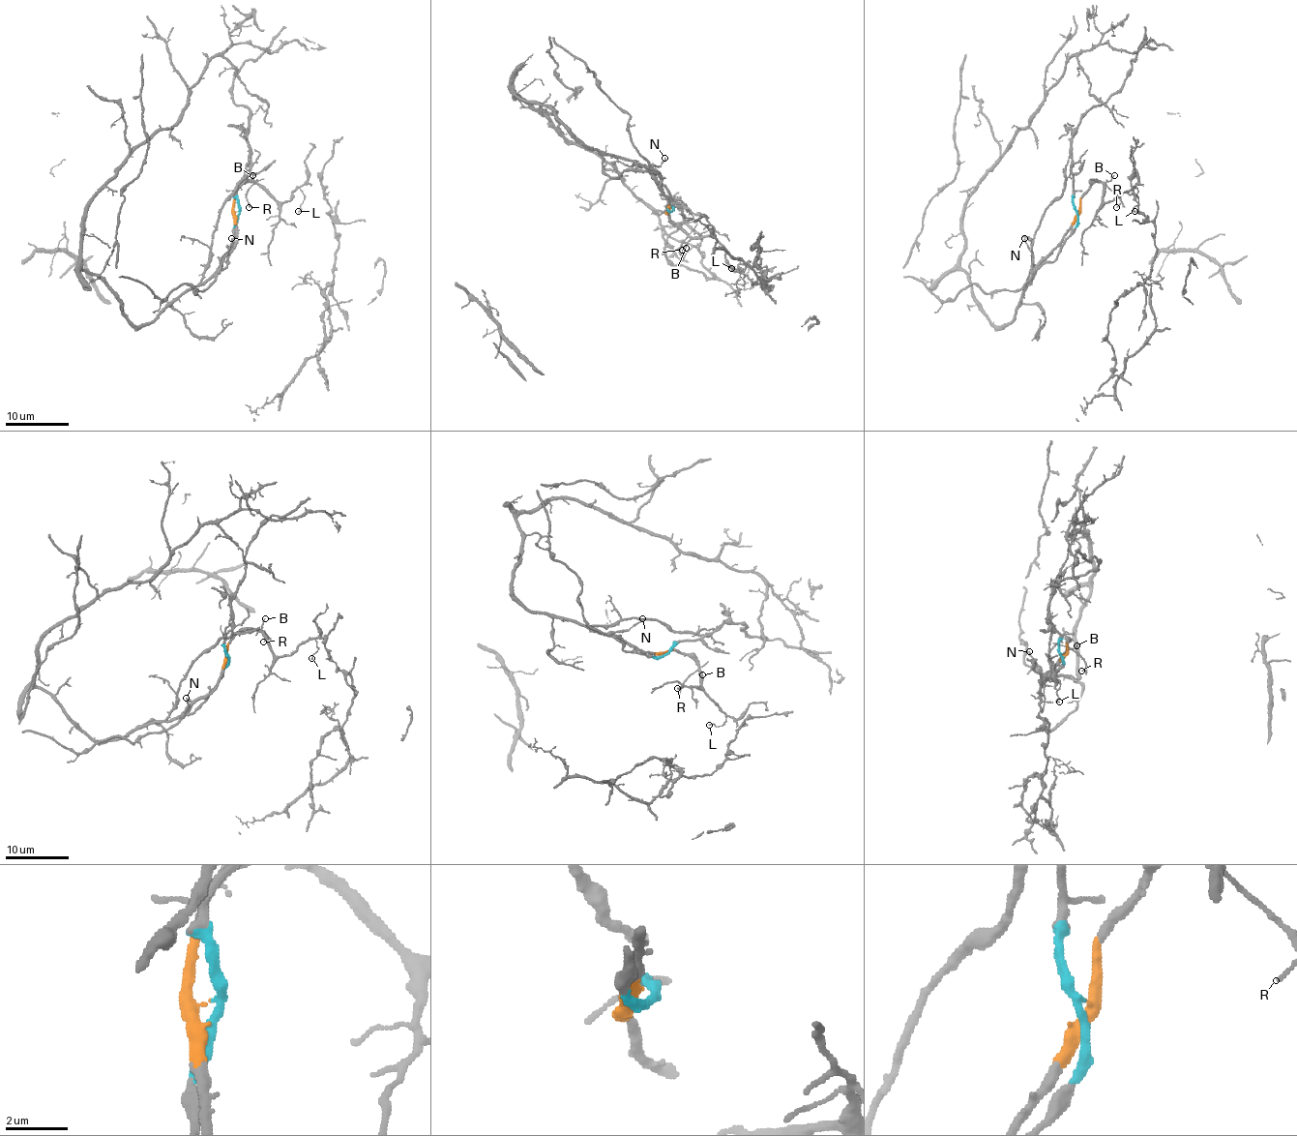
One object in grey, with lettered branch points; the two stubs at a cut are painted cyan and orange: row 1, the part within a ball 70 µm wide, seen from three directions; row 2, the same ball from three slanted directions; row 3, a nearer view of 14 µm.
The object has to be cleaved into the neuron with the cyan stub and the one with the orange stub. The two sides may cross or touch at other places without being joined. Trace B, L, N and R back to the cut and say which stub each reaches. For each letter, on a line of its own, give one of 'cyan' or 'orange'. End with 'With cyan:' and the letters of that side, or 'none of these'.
B: orange
L: orange
N: cyan
R: orange
With cyan: N

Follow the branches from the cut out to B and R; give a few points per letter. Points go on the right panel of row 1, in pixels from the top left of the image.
B: (1078, 211), (1079, 198), (1084, 193), (1094, 183), (1105, 181), (1114, 175)
R: (1078, 211), (1079, 198), (1092, 184), (1100, 181), (1121, 201), (1116, 206)

